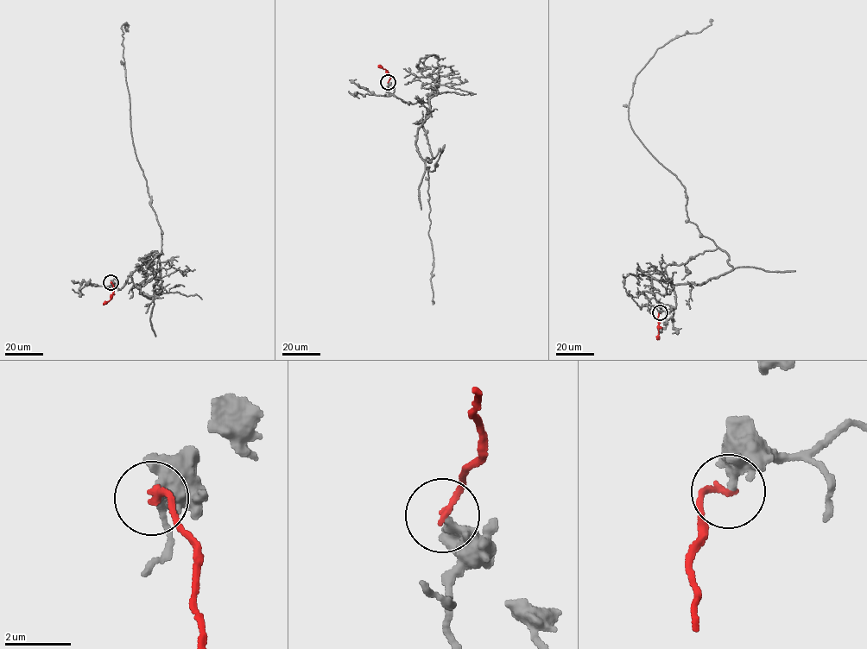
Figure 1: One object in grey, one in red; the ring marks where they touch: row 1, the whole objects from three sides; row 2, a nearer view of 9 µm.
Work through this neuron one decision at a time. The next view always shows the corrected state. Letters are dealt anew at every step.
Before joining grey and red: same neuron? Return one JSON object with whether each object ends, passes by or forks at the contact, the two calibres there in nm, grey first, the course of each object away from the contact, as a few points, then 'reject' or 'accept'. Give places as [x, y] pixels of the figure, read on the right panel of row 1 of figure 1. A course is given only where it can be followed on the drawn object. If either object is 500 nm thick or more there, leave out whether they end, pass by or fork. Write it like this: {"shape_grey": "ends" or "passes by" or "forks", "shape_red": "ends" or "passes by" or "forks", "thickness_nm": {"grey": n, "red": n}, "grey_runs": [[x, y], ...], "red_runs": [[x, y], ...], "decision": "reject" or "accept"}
{"shape_grey": "ends", "shape_red": "ends", "thickness_nm": {"grey": 360, "red": 200}, "grey_runs": [[660, 313], [676, 305], [667, 265], [717, 245], [635, 134], [629, 103], [658, 48], [711, 18]], "red_runs": [[660, 313], [656, 339]], "decision": "reject"}

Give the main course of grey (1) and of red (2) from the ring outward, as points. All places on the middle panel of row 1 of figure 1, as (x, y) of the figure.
1: (388, 82), (402, 102), (430, 106), (422, 127), (433, 158), (443, 150), (434, 171), (427, 168), (433, 303)
2: (388, 82), (390, 78), (388, 71), (378, 65)

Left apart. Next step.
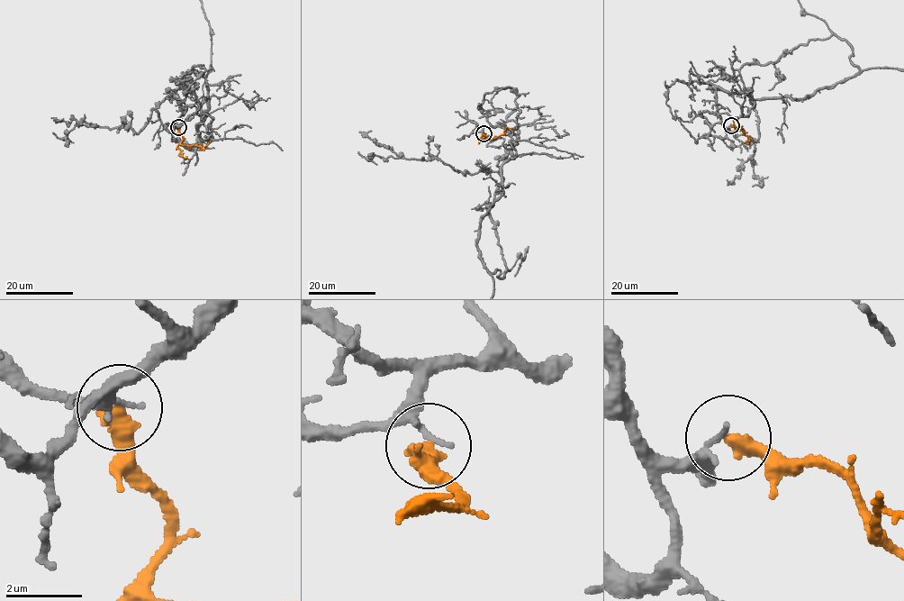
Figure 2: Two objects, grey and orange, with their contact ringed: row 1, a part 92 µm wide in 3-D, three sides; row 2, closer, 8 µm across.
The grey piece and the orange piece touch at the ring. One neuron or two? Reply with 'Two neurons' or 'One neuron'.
Two neurons

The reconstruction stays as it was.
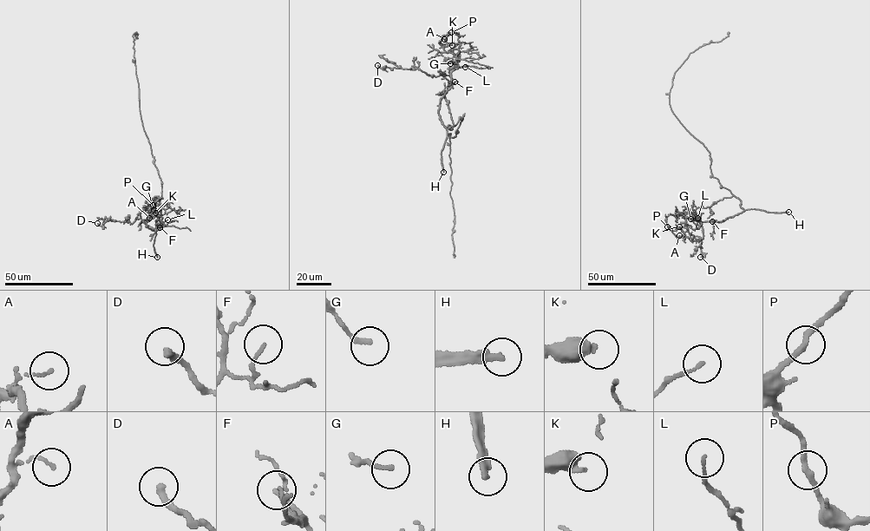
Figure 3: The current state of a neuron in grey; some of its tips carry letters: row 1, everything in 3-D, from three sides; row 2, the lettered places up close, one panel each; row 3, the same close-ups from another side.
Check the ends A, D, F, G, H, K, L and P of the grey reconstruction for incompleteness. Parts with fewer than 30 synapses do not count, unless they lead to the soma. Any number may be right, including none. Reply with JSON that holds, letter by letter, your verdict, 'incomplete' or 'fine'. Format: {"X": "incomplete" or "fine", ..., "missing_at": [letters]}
{"A": "fine", "D": "fine", "F": "fine", "G": "fine", "H": "incomplete", "K": "incomplete", "L": "fine", "P": "fine", "missing_at": ["H", "K"]}

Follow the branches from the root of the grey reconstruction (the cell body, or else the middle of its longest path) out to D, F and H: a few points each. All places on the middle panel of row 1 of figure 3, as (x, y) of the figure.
D: (456, 134), (463, 118), (454, 125), (444, 96), (452, 79), (448, 75), (377, 65)
F: (456, 134), (462, 117), (449, 129), (449, 125), (445, 127), (438, 112), (440, 101), (454, 81)
H: (456, 134), (462, 117), (452, 128), (448, 128), (449, 125), (445, 127), (447, 138), (441, 152), (443, 172)

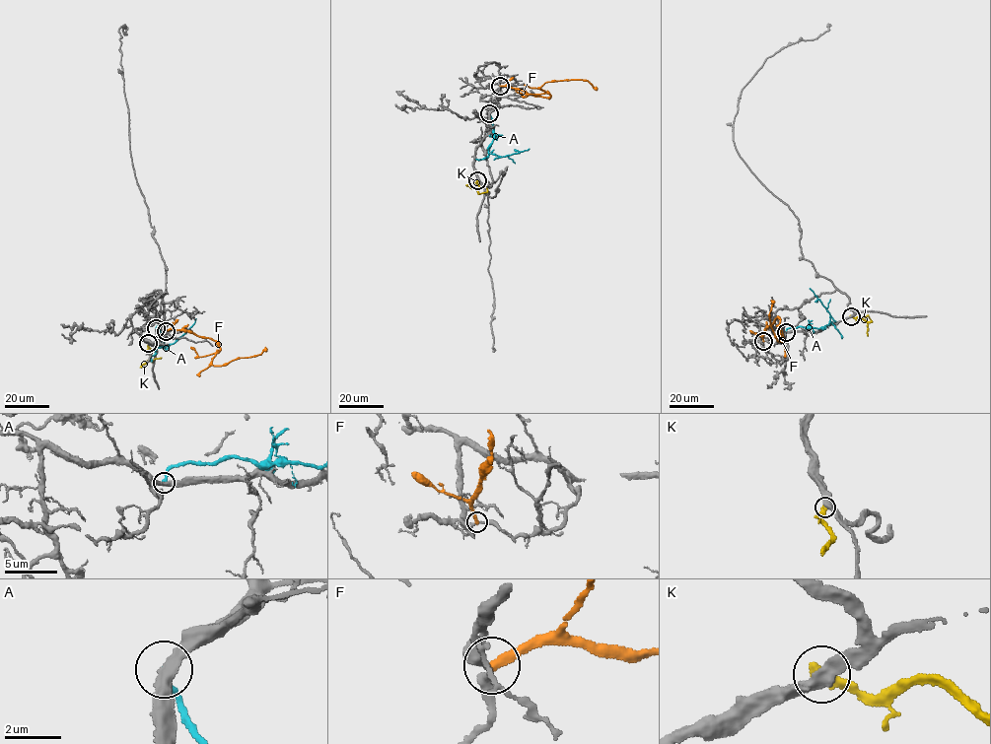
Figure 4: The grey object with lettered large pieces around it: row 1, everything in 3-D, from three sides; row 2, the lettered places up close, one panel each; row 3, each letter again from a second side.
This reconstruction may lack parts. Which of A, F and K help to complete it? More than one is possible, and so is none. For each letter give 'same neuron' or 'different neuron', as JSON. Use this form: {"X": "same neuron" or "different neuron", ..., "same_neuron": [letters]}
{"A": "different neuron", "F": "different neuron", "K": "different neuron", "same_neuron": []}

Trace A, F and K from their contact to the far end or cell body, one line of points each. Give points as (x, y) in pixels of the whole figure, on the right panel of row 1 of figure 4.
A: (786, 332), (788, 328), (799, 326), (819, 328), (829, 325), (830, 314), (810, 288)
F: (763, 341), (765, 327), (776, 317), (780, 320), (781, 341), (777, 341), (771, 326), (771, 300)
K: (850, 316), (870, 321), (869, 316), (865, 317)

